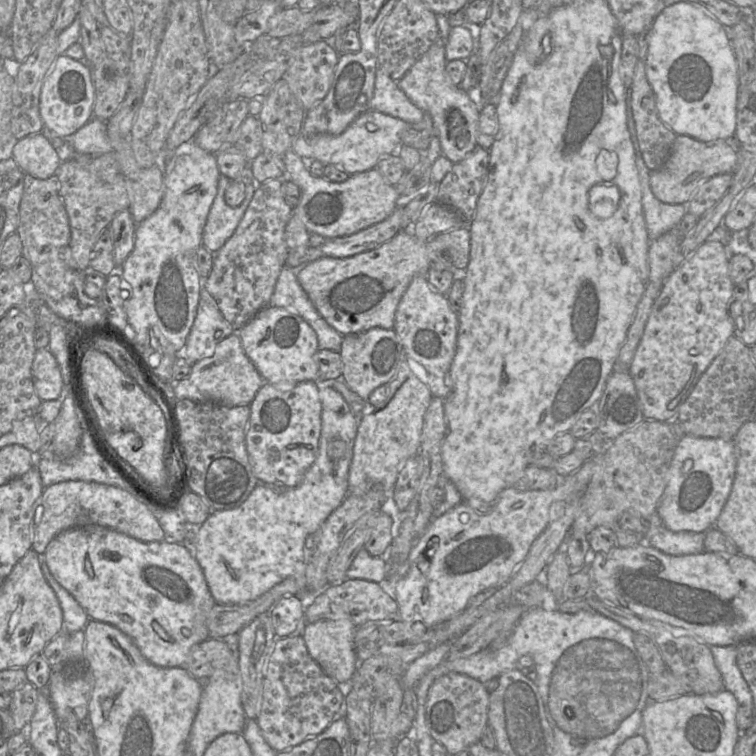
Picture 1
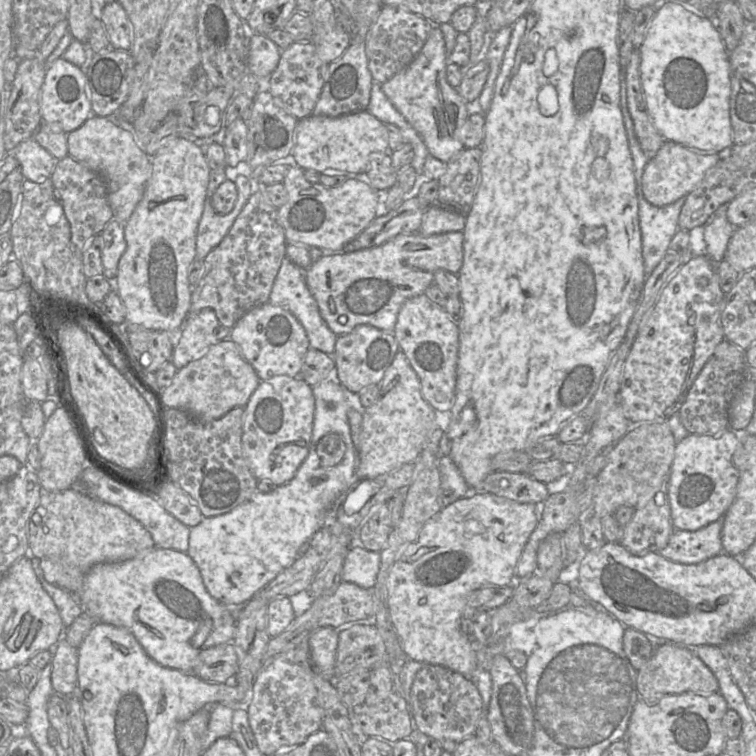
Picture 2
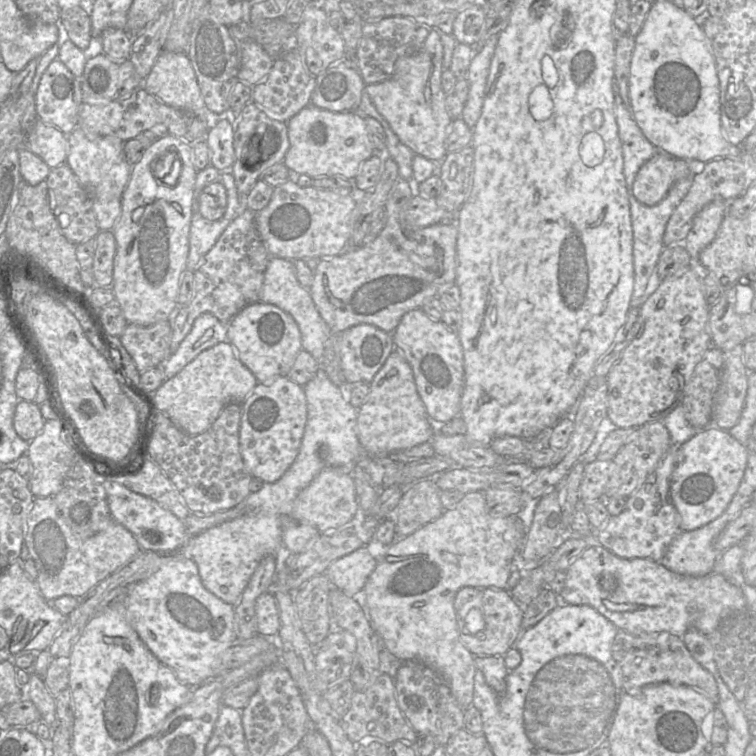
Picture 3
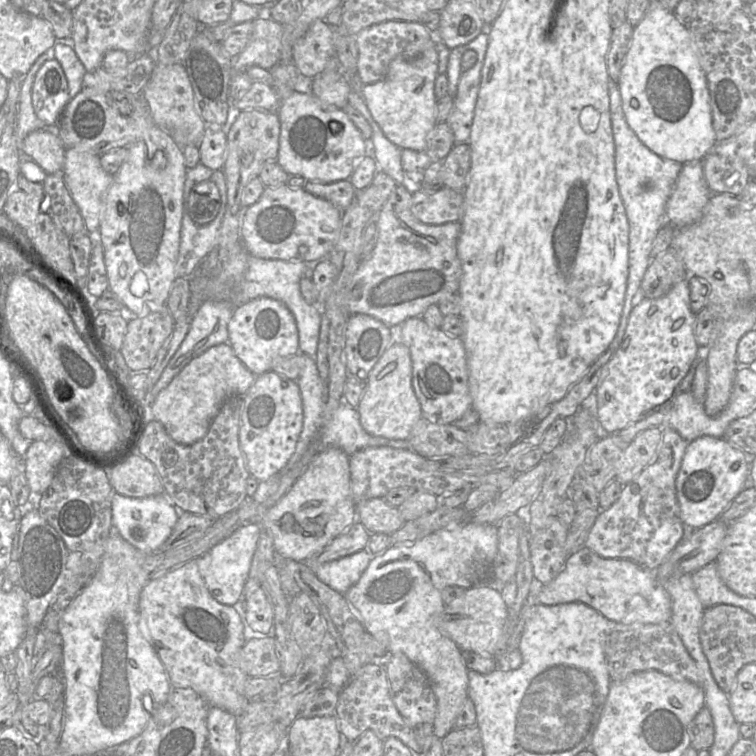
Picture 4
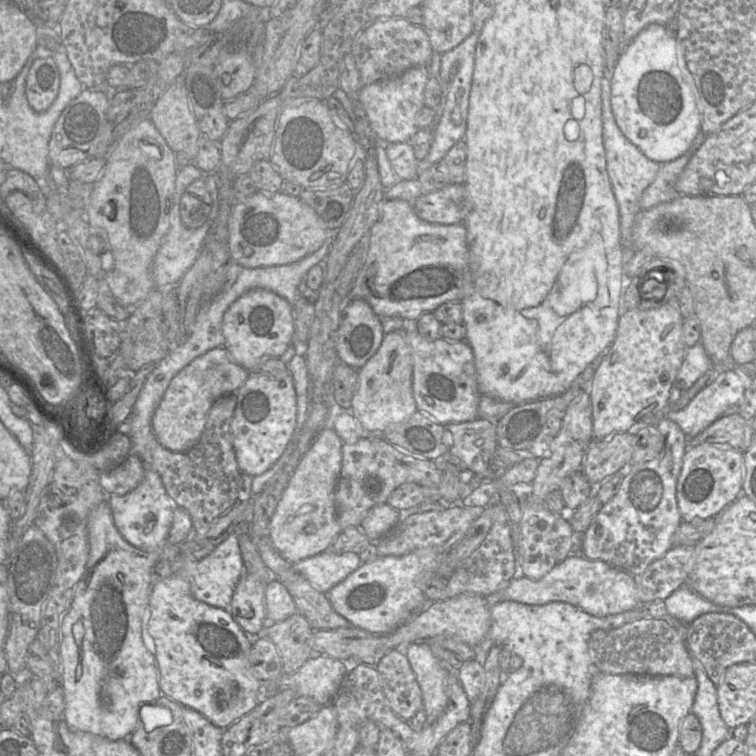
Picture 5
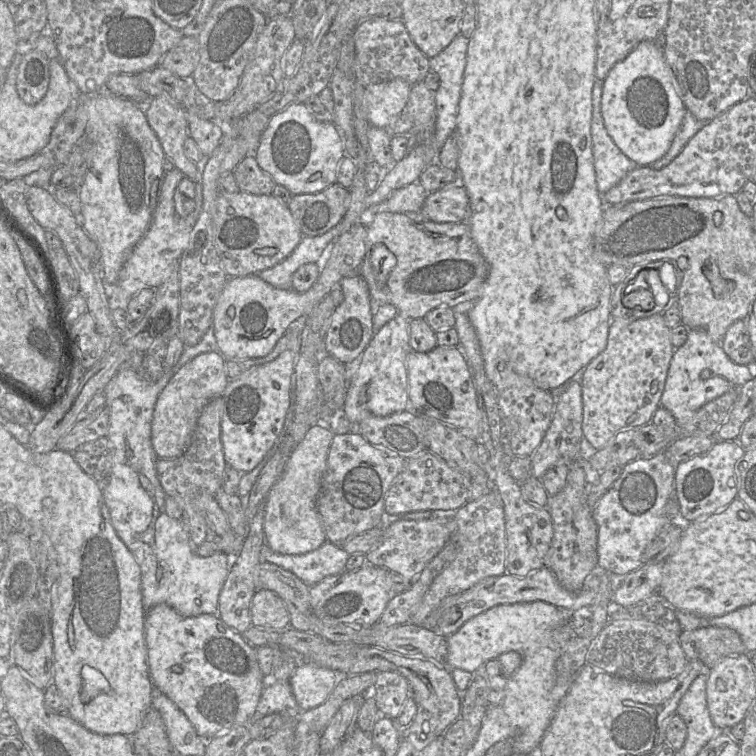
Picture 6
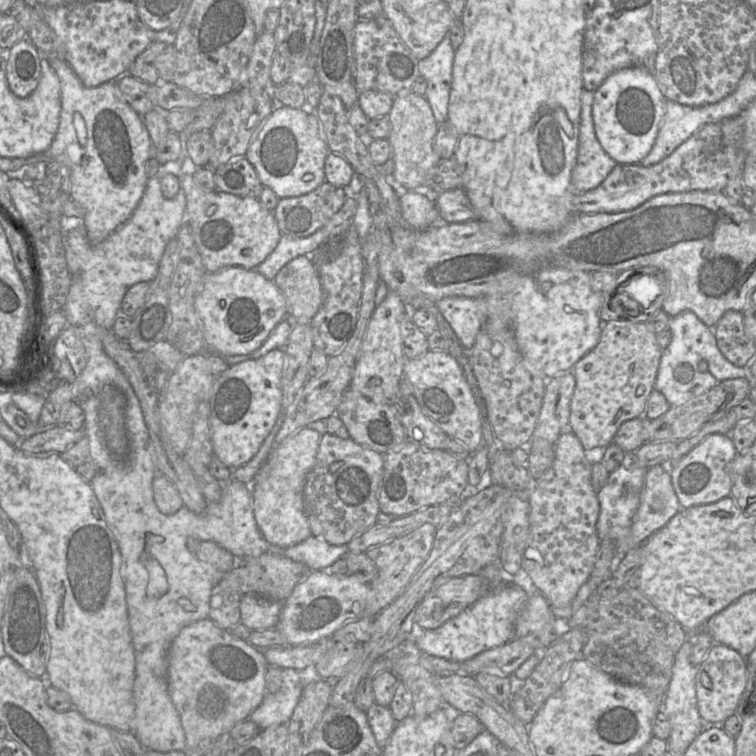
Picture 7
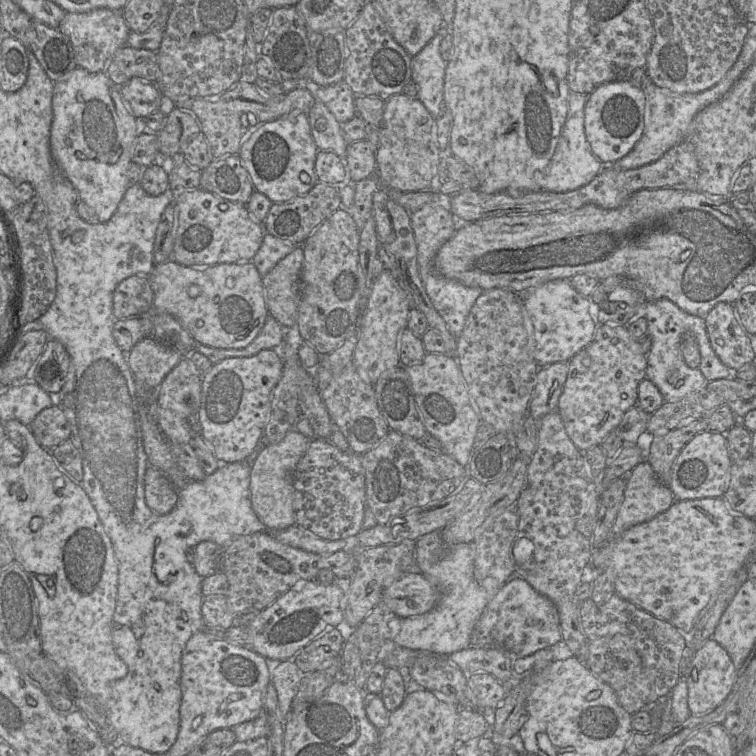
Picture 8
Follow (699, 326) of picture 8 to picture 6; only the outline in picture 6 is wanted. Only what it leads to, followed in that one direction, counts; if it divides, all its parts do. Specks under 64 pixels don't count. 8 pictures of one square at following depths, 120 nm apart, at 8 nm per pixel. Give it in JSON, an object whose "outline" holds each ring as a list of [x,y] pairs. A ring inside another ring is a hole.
{"outline":[[[690,329],[685,343],[674,350],[661,396],[661,405],[671,412],[676,421],[688,419],[695,411],[723,395],[732,386],[741,387],[752,378],[748,366],[732,361],[721,344],[715,342],[707,332]],[[704,369],[712,371],[714,376],[707,380],[701,379],[700,375]]]}

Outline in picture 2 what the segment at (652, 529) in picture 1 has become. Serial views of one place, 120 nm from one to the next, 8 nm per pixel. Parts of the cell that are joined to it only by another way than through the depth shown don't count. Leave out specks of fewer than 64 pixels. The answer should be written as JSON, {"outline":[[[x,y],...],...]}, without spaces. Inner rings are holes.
{"outline":[[[720,518],[696,531],[675,529],[667,546],[659,554],[671,561],[682,564],[697,564],[723,552],[721,533],[723,518]]]}

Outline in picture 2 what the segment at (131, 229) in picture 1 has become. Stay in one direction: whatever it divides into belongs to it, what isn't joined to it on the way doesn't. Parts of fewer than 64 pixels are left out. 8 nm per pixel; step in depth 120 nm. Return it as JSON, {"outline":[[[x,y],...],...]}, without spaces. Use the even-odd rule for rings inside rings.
{"outline":[[[112,219],[100,234],[104,242],[101,252],[103,276],[109,281],[114,280],[118,263],[126,250],[124,224]]]}

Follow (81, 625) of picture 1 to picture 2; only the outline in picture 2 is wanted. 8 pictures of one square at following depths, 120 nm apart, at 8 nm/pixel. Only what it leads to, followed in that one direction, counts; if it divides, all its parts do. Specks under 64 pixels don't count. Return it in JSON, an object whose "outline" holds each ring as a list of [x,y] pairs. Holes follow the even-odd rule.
{"outline":[[[39,558],[33,559],[32,566],[43,589],[54,601],[64,627],[69,627],[73,621],[83,612],[82,606],[80,605],[78,599],[68,591],[45,580],[43,571],[40,567]]]}

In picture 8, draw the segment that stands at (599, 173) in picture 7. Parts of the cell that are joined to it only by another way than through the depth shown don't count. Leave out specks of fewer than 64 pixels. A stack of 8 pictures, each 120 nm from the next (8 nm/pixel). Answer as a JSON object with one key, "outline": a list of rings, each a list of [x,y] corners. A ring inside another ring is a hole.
{"outline":[[[571,92],[568,95],[568,113],[555,153],[548,167],[541,172],[538,190],[568,192],[590,183],[604,168],[593,154],[584,128],[584,109],[589,95]]]}

